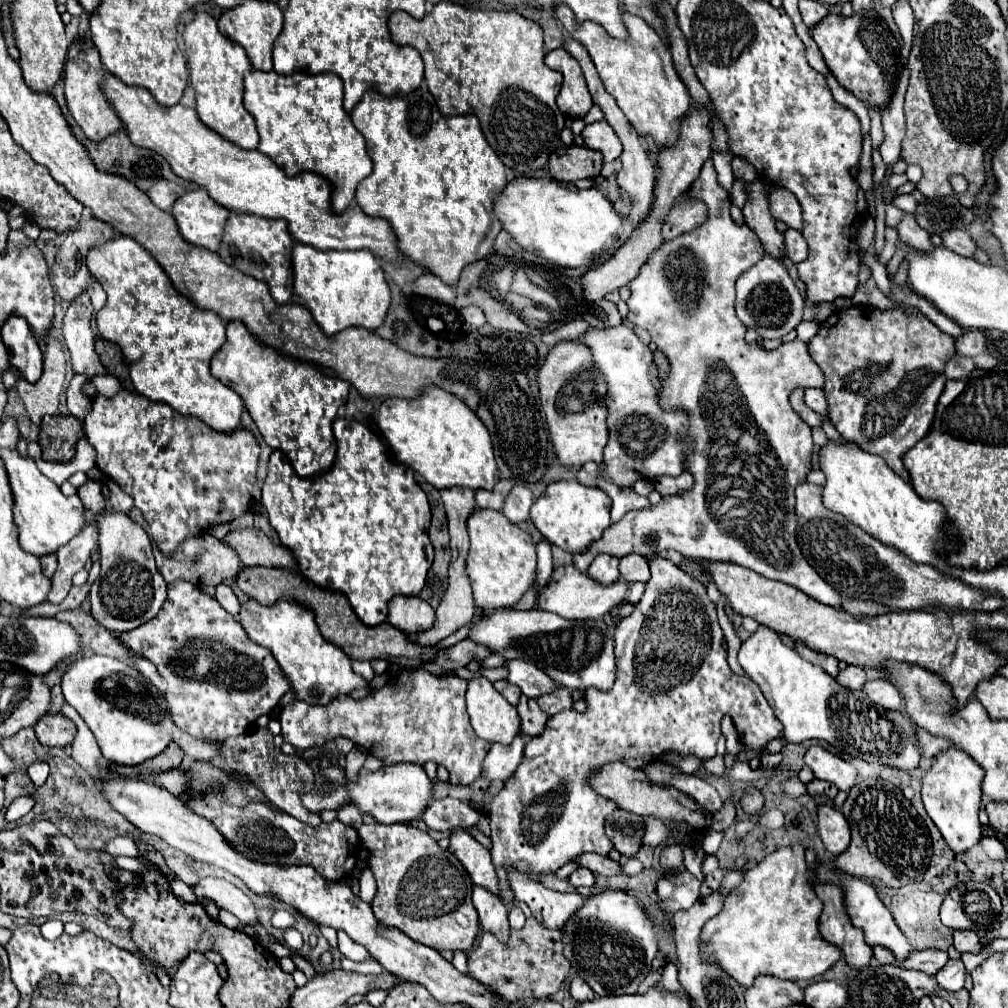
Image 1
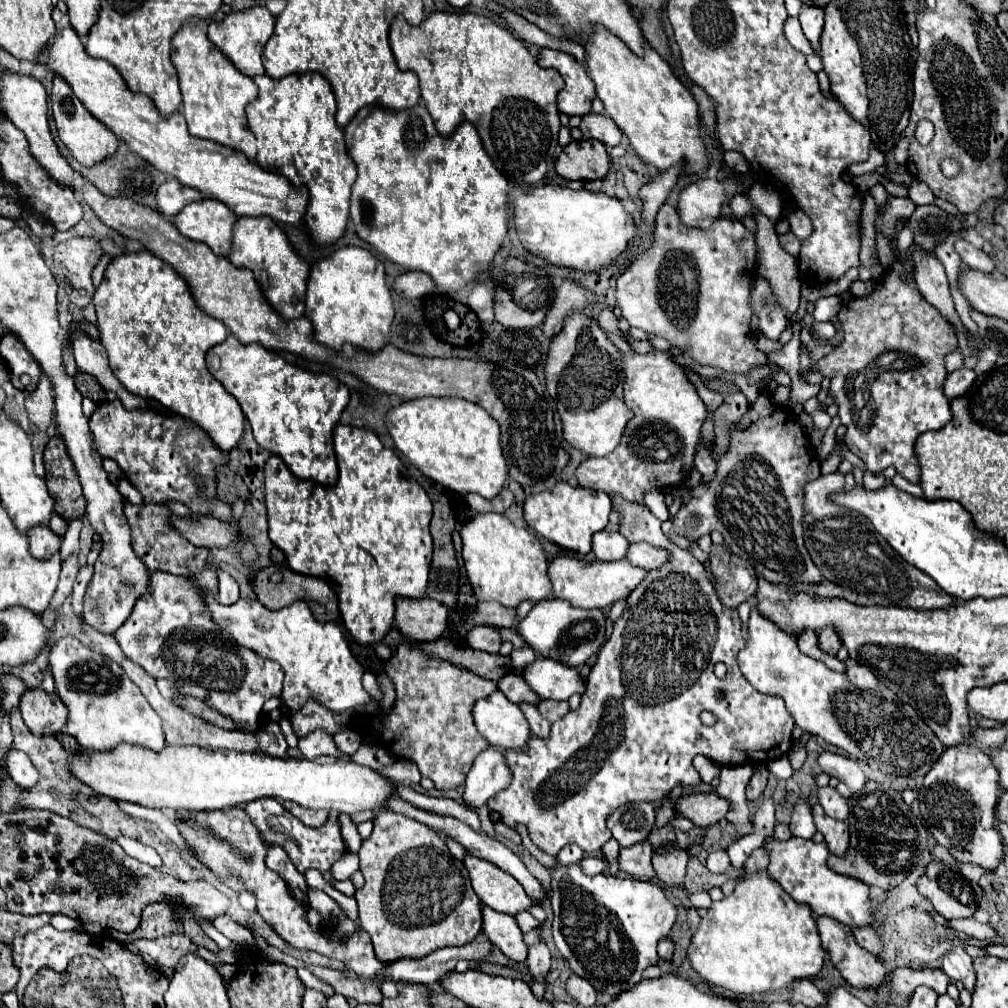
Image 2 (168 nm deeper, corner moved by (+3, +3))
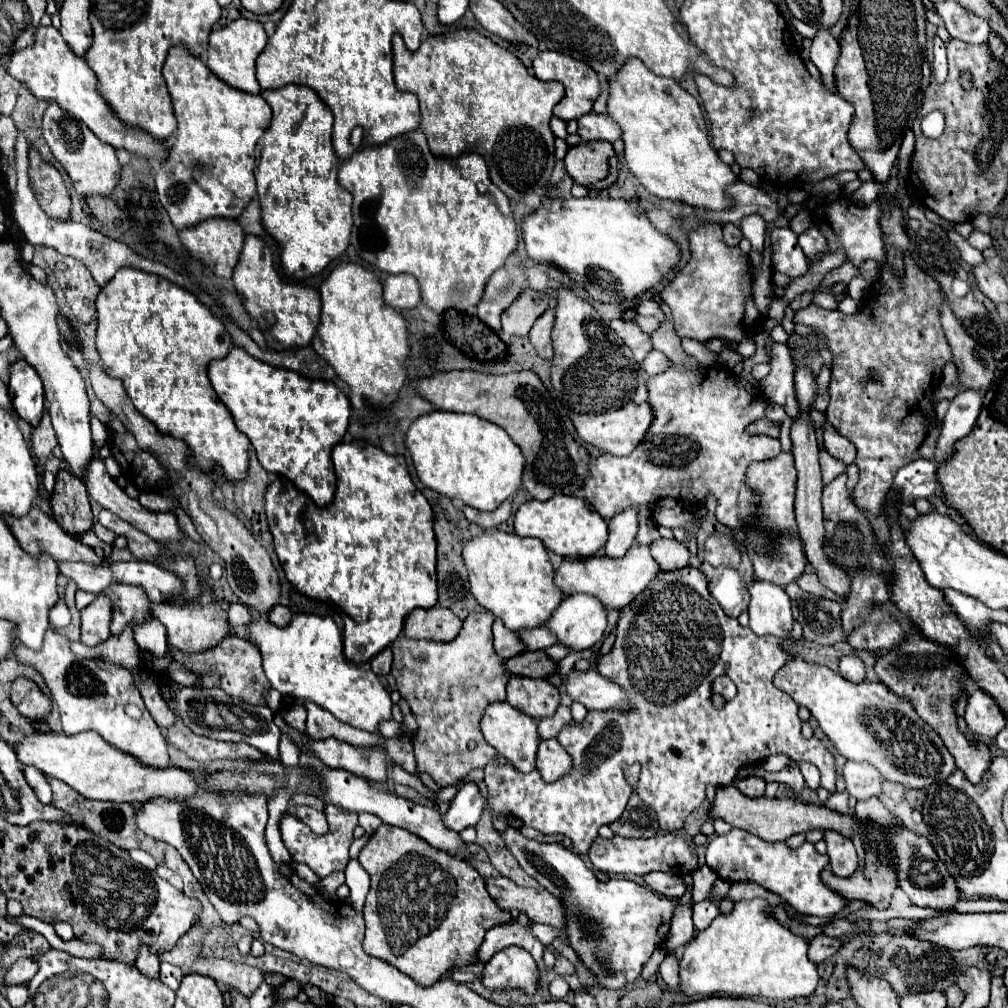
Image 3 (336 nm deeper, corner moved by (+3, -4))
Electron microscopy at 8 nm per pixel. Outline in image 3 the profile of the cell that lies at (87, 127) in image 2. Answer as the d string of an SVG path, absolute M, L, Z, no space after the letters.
M52 102L42 116L42 134L46 144L50 146L52 156L68 172L76 194L80 196L112 196L114 194L114 188L120 180L120 164L116 158L116 152L110 144L100 142L100 138L90 128L86 128L84 122L70 118L64 110L60 110L60 106Z

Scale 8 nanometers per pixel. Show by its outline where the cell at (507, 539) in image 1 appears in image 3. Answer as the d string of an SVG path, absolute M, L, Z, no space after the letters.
M486 530L464 546L462 556L468 568L472 596L488 612L502 618L510 630L530 630L544 626L548 622L548 616L552 616L552 612L558 608L558 604L564 598L564 594L554 584L554 570L550 564L548 550L536 538L520 538L516 534L506 534L502 530Z

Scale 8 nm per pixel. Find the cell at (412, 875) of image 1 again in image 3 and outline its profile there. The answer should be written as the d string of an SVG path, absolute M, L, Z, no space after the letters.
M382 824L362 848L358 860L372 878L372 886L364 904L364 952L392 964L406 976L412 976L412 980L416 980L420 986L434 984L448 970L476 964L476 952L488 928L512 920L510 912L498 908L498 904L490 898L486 880L466 860L432 848L428 842L404 828Z

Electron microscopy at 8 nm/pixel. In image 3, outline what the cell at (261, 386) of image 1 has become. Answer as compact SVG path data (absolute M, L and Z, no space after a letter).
M232 348L226 358L212 360L208 378L222 404L230 410L236 428L252 442L258 462L266 472L280 474L296 488L306 492L316 506L328 506L336 494L336 472L332 464L332 448L342 442L350 422L350 402L342 388L328 380L308 380L294 370L274 368L246 354L242 348Z

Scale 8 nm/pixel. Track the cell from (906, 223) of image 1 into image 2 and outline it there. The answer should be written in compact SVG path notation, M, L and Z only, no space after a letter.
M916 247L912 253L912 265L914 265L914 281L922 297L928 303L932 303L946 321L964 329L964 325L958 319L958 313L954 311L954 303L950 297L948 279L946 279L942 261L934 253L928 253Z

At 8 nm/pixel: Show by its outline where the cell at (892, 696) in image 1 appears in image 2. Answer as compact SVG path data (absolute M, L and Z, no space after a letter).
M852 665L852 667L848 667L846 675L848 675L848 679L850 679L854 685L858 685L860 689L876 689L876 687L878 687L878 679L876 679L876 675L874 675L868 667Z

